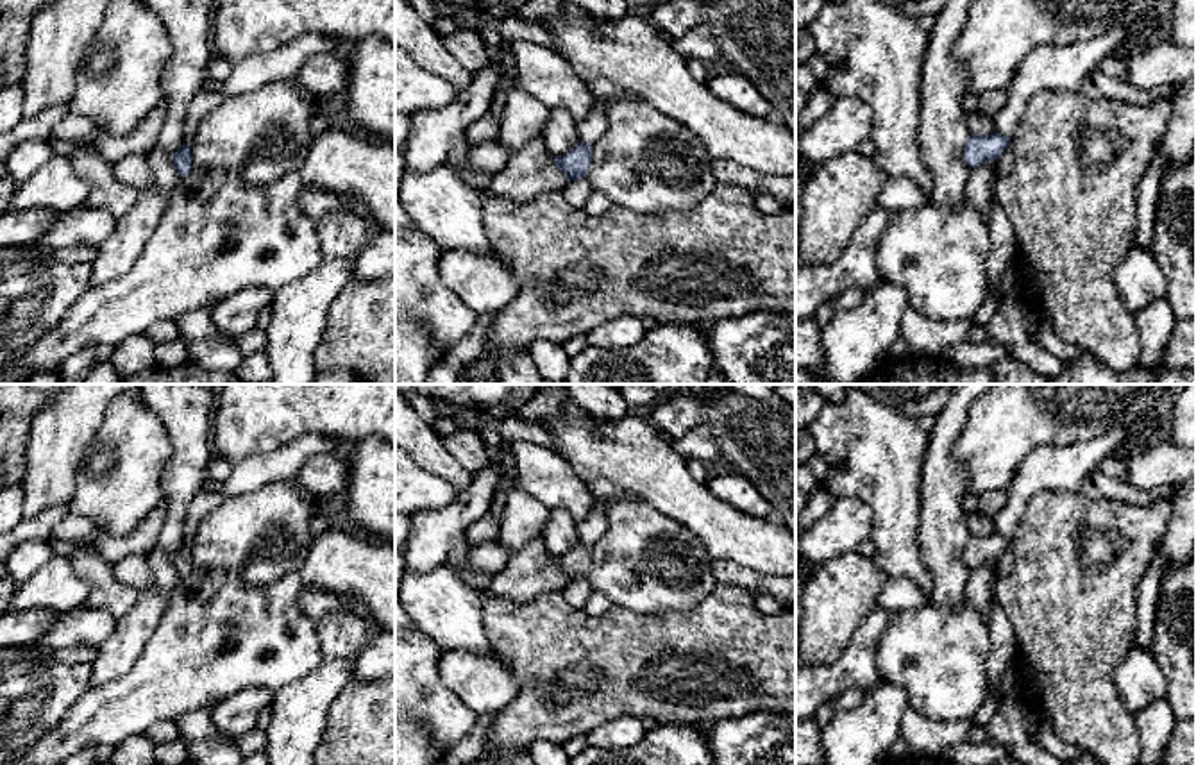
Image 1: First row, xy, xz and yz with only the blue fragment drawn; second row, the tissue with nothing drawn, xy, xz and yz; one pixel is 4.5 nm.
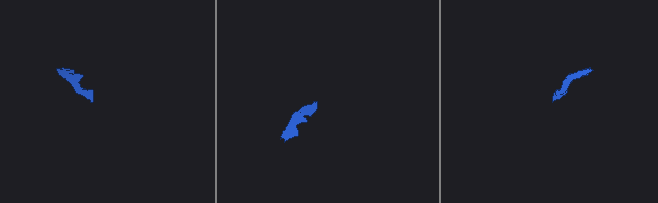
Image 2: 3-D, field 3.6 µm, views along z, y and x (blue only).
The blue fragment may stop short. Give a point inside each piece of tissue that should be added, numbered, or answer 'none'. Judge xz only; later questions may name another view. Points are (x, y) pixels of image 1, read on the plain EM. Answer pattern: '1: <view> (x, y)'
1: xz (594, 524)

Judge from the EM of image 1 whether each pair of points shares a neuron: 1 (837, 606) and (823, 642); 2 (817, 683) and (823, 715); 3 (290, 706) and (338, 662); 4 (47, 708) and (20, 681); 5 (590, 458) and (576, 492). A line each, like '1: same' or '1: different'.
1: same
2: different
3: same
4: same
5: different

